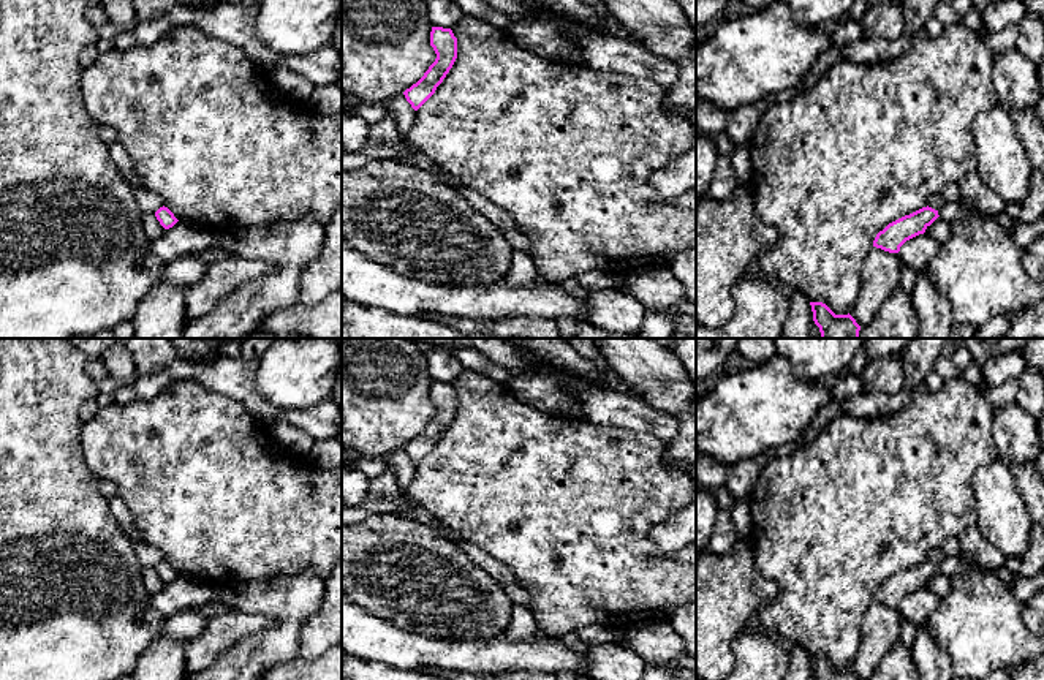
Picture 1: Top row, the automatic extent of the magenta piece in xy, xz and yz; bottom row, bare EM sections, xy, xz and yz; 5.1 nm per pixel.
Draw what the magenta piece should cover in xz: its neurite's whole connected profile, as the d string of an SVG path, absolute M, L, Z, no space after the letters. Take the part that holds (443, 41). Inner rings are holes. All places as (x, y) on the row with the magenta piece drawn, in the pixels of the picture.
M432 27L430 46L437 54L435 62L416 84L403 92L414 111L435 93L457 59L457 38L451 28Z

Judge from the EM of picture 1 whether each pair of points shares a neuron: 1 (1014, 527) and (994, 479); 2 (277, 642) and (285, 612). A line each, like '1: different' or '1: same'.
1: same
2: same

